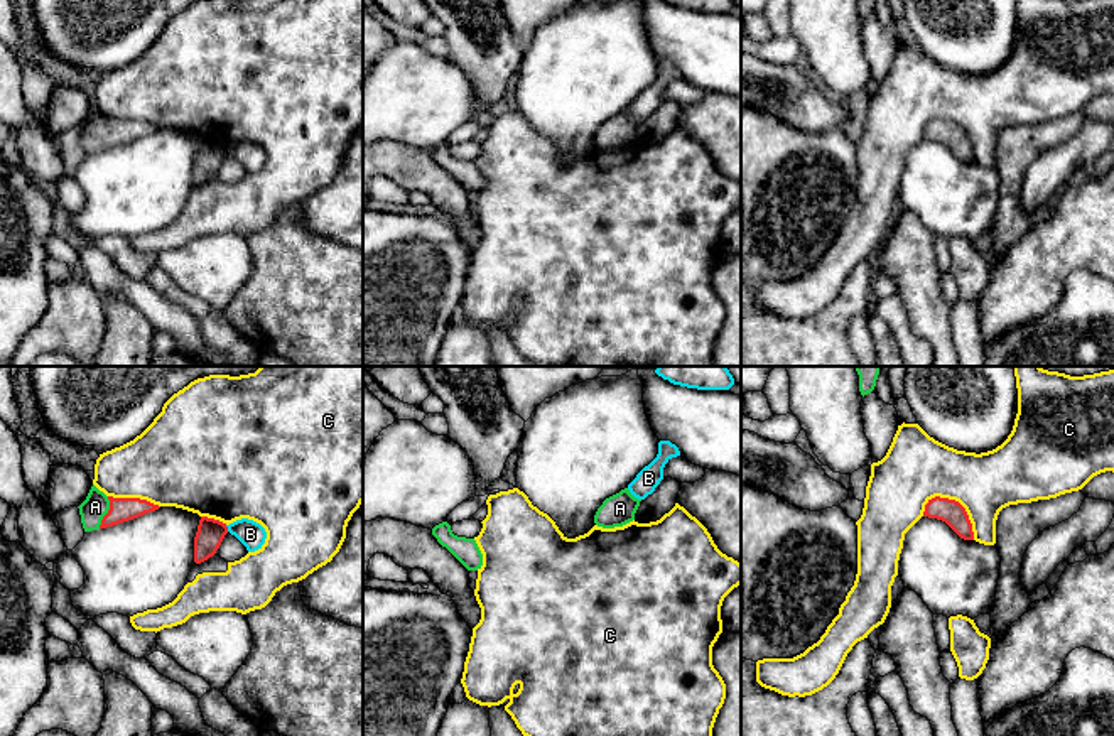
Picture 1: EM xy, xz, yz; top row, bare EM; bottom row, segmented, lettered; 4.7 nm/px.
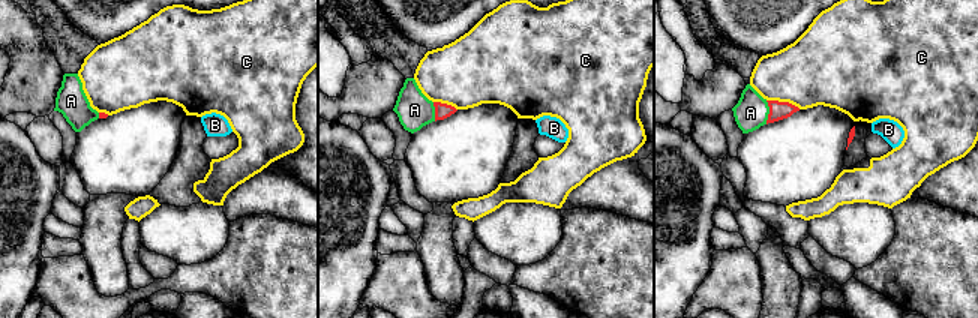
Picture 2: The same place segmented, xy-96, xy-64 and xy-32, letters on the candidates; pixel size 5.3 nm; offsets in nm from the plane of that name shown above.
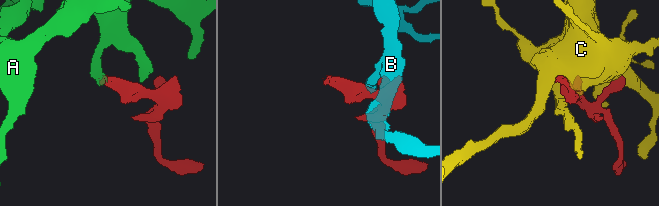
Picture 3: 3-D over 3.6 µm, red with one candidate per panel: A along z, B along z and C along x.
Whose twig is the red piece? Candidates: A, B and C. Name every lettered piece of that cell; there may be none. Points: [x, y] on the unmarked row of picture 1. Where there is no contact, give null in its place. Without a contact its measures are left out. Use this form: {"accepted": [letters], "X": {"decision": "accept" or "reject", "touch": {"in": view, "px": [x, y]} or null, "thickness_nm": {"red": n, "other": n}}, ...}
{"accepted": ["A"], "A": {"decision": "accept", "touch": {"in": "xy", "px": [108, 134]}, "thickness_nm": {"red": 110, "other": 120}}, "B": {"decision": "reject", "touch": {"in": "xy", "px": [227, 151]}, "thickness_nm": {"red": 130, "other": 120}}, "C": {"decision": "reject", "touch": {"in": "yz", "px": [961, 127]}, "thickness_nm": {"red": 120, "other": 300}}}

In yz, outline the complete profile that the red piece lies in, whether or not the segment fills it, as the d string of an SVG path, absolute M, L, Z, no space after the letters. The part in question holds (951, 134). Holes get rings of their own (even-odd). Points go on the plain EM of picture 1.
M935 118L925 127L923 138L945 143L960 160L974 162L972 145L965 130L949 120Z

